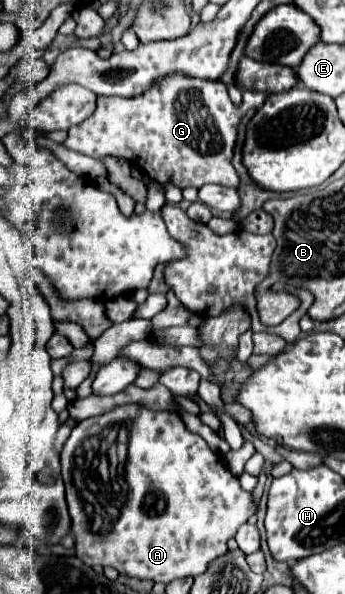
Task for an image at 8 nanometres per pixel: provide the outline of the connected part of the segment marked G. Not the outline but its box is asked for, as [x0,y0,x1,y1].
[65,75,267,189]

